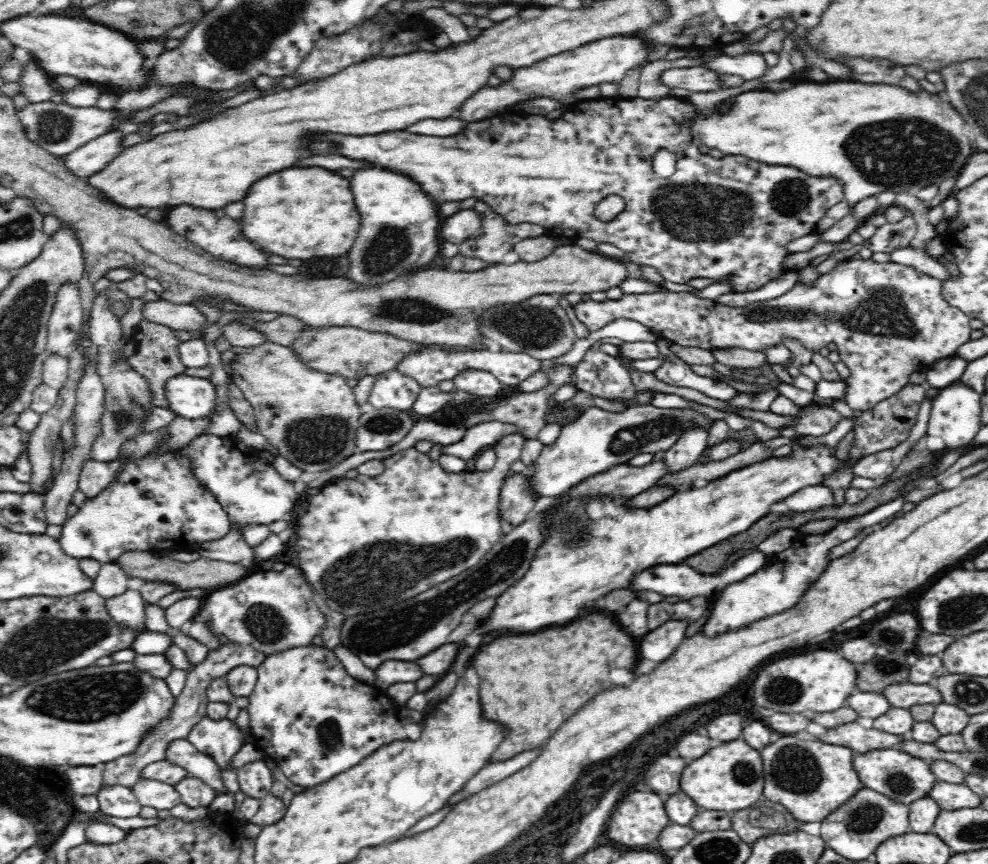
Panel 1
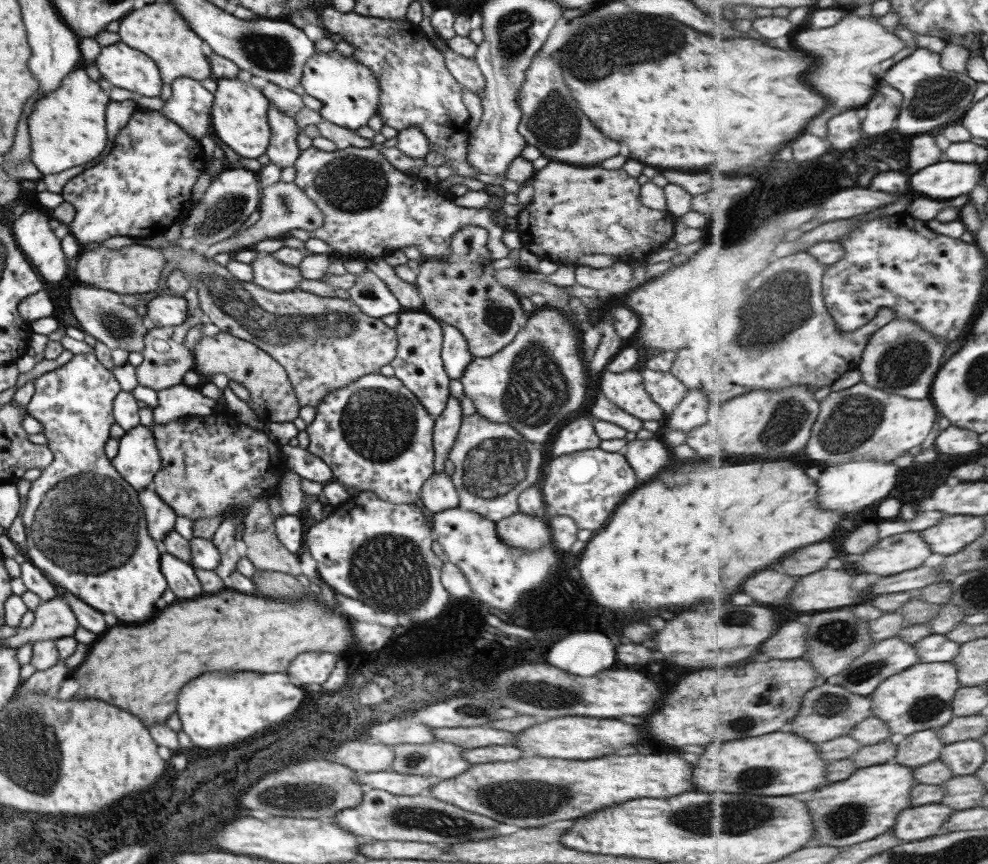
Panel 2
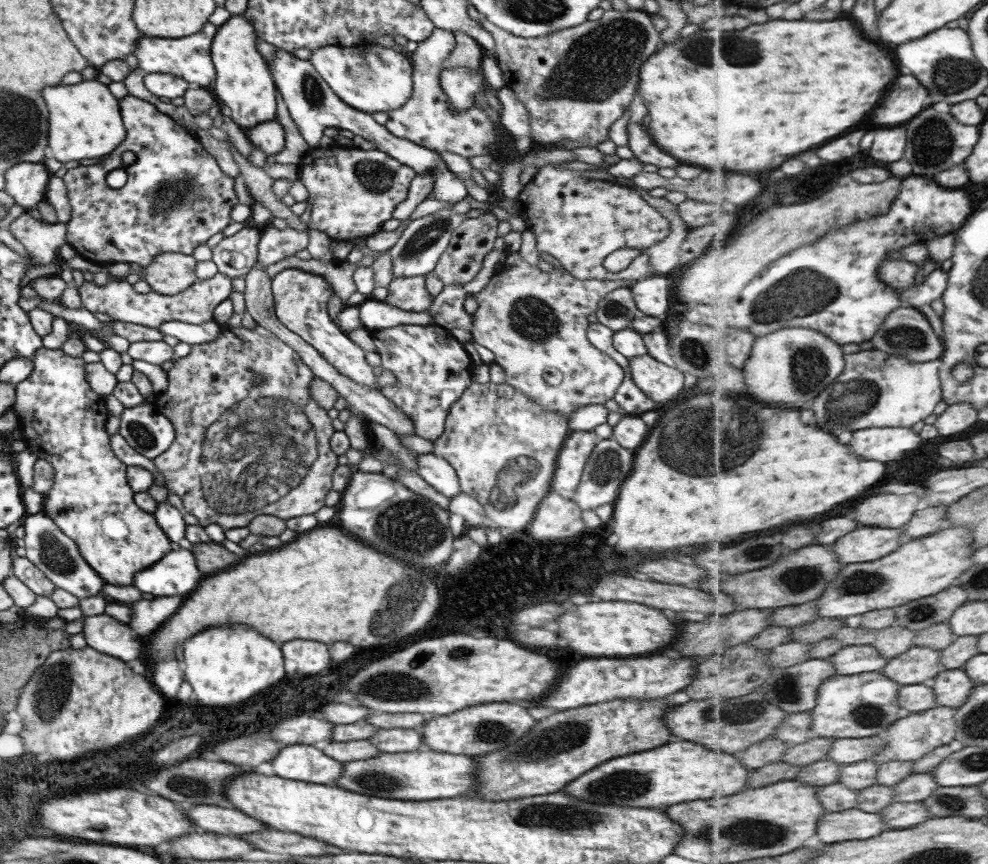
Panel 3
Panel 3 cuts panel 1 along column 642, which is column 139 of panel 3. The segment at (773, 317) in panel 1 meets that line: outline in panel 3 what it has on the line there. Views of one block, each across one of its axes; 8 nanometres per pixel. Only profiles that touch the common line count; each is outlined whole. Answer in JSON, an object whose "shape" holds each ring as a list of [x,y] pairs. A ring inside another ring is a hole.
{"shape":[[[217,273],[212,278],[197,281],[188,289],[175,295],[163,295],[150,291],[146,294],[134,291],[129,282],[111,279],[106,285],[96,285],[85,281],[79,288],[79,295],[86,310],[102,312],[112,318],[112,322],[140,324],[150,328],[159,328],[164,322],[178,321],[185,324],[200,325],[214,320],[214,308],[224,302],[233,291],[233,282],[229,276]]]}

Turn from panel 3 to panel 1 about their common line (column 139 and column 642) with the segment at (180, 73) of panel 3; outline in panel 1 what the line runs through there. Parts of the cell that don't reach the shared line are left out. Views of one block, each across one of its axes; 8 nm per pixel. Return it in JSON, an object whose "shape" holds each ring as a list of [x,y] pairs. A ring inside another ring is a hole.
{"shape":[[[631,35],[603,38],[600,41],[578,46],[576,50],[544,58],[542,62],[536,62],[534,66],[513,70],[512,78],[508,82],[502,81],[498,88],[492,88],[492,86],[480,88],[467,98],[468,102],[464,102],[460,112],[456,112],[456,119],[460,118],[466,122],[480,121],[495,116],[498,113],[496,110],[502,112],[522,101],[542,97],[560,101],[565,96],[584,88],[599,86],[604,82],[620,84],[630,70],[644,68],[646,64],[650,64],[648,61],[650,52],[652,48],[643,38]]]}

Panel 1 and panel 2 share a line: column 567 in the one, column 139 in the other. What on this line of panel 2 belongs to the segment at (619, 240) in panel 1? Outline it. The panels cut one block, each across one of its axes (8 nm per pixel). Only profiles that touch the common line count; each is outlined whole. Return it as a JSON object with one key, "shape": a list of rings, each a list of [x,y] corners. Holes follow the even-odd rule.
{"shape":[[[137,110],[130,122],[118,132],[116,144],[98,166],[87,168],[65,183],[62,198],[74,206],[76,215],[70,223],[70,234],[81,244],[104,242],[113,236],[128,236],[140,240],[145,237],[164,235],[175,222],[182,220],[186,210],[184,203],[191,201],[194,184],[206,169],[206,154],[200,141],[180,129],[174,121],[158,111]]]}

